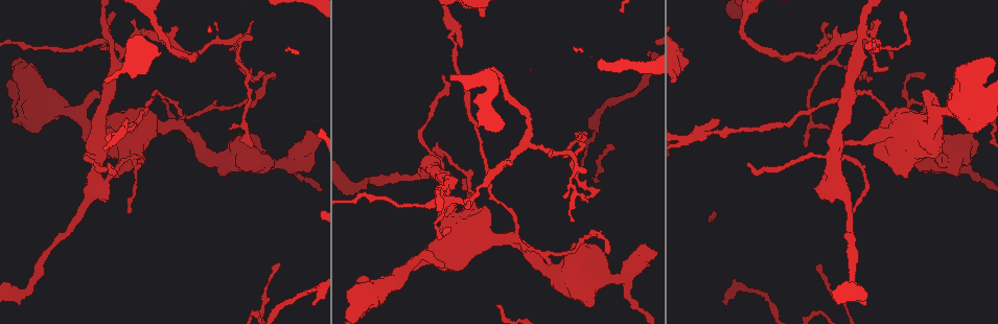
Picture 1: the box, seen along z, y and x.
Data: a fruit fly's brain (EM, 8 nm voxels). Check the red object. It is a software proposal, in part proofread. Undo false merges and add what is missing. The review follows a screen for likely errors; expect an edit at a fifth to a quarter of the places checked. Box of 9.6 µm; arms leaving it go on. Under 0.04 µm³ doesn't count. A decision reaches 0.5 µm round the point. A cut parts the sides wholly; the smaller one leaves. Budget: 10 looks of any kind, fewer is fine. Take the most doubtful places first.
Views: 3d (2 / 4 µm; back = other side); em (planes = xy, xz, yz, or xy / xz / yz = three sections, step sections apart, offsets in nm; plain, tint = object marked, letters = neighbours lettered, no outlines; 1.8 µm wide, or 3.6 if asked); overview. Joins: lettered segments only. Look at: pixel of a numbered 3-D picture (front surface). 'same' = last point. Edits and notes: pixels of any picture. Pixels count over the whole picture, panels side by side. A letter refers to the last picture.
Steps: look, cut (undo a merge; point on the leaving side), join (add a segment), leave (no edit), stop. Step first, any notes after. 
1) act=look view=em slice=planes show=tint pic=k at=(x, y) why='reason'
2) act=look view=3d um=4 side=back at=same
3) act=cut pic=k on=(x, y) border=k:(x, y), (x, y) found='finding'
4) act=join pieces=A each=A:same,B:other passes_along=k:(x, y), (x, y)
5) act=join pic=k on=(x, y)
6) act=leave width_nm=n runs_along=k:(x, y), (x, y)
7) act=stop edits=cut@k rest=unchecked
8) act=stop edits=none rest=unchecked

act=look view=em slice=planes show=letters pic=1 at=(862, 38) why='looks like a crossing'

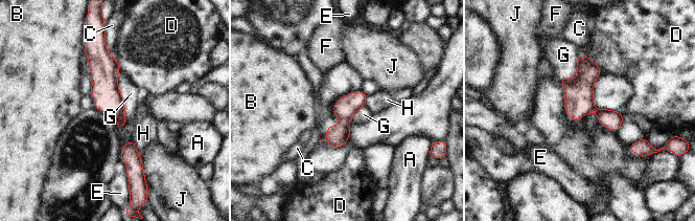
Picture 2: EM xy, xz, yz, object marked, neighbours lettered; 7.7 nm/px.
act=cut pic=2 on=(337, 135) longest_contact=G:460nm each=A:other,B:other,C:other,D:other,E:other,F:other,G:other,H:other,J:other found='two neurons meet here'

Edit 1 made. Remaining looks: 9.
act=look view=3d um=2 pic=1 at=(837, 143) why='a fork'

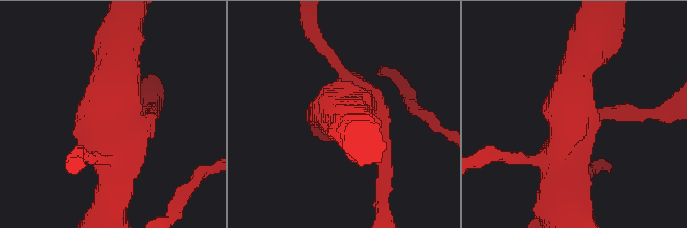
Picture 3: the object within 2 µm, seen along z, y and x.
act=look view=em slice=xy step=16 show=tint pic=3 at=(120, 123)

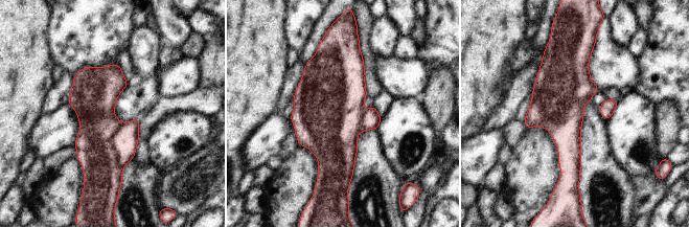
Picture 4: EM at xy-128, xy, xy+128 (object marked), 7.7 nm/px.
act=look view=em slice=planes show=letters at=same

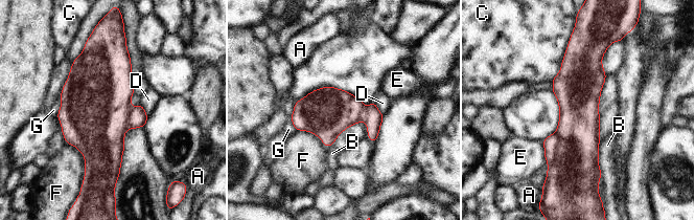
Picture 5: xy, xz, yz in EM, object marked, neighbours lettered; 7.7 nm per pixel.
act=cut pic=5 on=(573, 175) each=A:other,B:other,C:other,D:other,E:other,F:other,G:other found='two neurons meet here'

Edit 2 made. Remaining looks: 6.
act=stop edits=cut@2,cut@5 rest=unchecked

